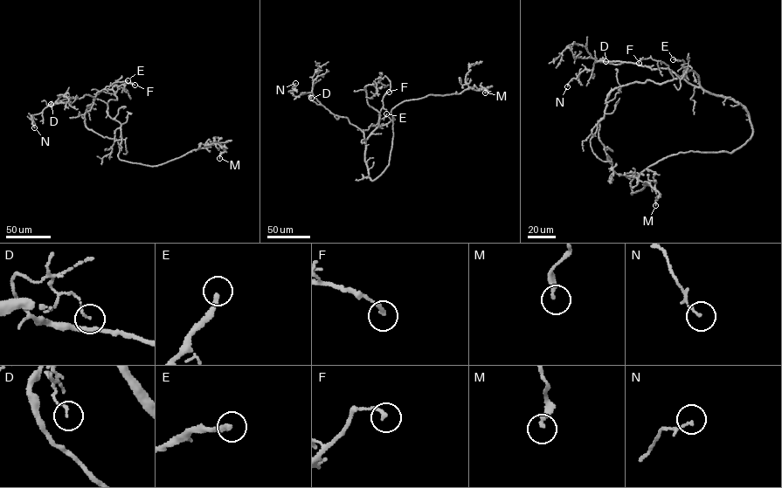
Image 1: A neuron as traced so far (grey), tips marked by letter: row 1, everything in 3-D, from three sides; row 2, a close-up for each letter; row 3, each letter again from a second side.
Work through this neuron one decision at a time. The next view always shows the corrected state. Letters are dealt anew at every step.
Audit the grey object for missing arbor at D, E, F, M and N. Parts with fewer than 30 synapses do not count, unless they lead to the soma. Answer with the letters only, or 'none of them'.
E

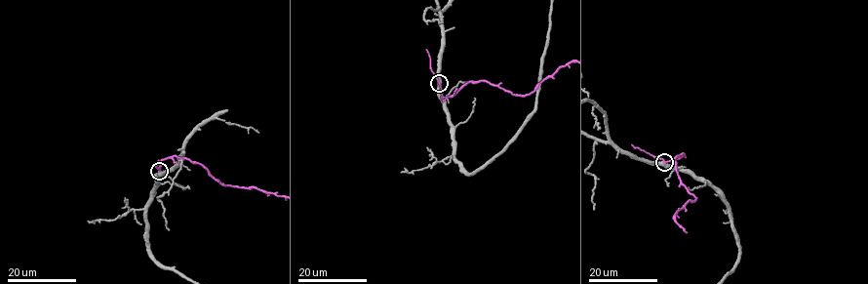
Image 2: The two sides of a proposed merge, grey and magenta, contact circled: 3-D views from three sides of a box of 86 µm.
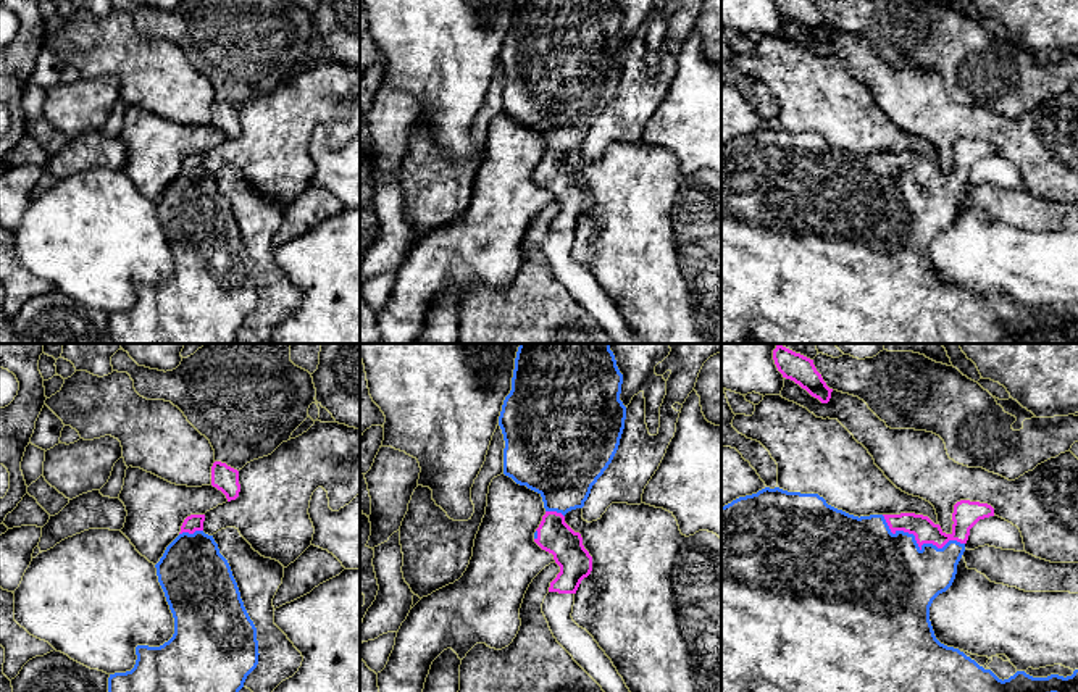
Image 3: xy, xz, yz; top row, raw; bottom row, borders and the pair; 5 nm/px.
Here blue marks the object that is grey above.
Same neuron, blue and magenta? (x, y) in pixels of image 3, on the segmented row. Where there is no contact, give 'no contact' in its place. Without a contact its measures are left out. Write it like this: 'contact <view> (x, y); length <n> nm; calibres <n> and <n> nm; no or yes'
contact yz (917, 544); length 440 nm; calibres 480 and 120 nm; yes

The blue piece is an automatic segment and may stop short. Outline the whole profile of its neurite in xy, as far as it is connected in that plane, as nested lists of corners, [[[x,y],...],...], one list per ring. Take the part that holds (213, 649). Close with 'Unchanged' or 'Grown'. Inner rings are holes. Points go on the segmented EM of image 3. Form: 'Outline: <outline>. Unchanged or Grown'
Outline: [[[205,515],[187,516],[179,536],[155,565],[174,618],[173,637],[160,647],[137,645],[134,668],[110,674],[108,692],[239,692],[257,668],[257,627],[228,560],[213,536],[203,532],[203,521]]]. Grown

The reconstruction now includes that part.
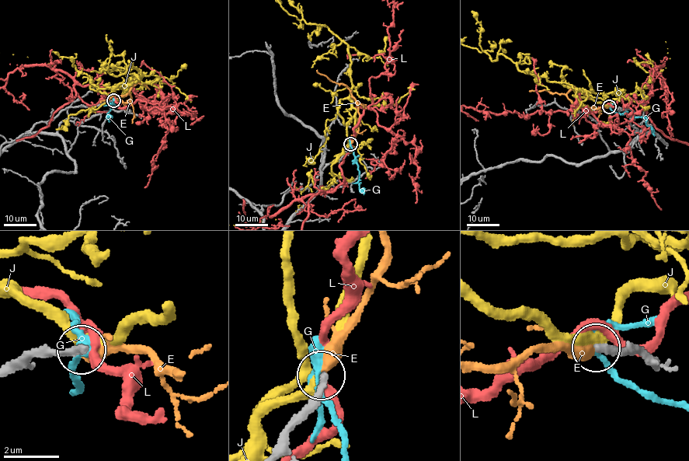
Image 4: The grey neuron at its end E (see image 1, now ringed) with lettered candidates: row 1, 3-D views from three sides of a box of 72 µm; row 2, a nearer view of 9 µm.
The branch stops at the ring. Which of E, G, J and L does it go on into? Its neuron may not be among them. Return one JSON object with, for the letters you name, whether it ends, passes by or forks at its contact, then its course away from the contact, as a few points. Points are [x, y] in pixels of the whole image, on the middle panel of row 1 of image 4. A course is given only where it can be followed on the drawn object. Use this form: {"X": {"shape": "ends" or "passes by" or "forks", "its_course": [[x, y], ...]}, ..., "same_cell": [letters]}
{"E": {"shape": "ends", "its_course": [[351, 143], [358, 129], [357, 102], [346, 85], [330, 81], [317, 69]]}, "same_cell": ["E"]}

